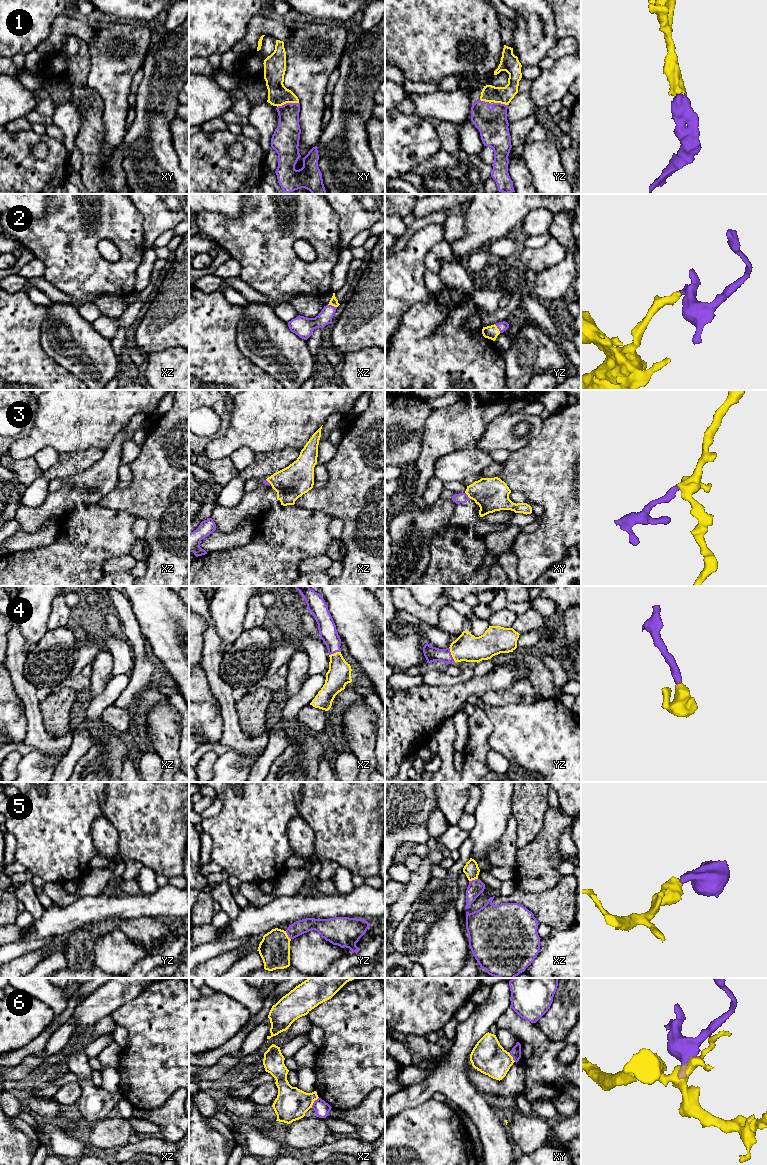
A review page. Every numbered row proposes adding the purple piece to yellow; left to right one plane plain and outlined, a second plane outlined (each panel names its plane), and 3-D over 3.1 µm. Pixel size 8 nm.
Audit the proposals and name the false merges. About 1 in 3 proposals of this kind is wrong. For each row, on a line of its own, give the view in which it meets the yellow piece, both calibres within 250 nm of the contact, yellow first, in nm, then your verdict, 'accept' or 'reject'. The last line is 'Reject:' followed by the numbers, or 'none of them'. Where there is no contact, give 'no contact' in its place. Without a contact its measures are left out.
1: contact in xy; calibres 170 and 200 nm; accept
2: contact in xz; calibres 60 and 120 nm; accept
3: contact in xy; calibres 280 and 80 nm; accept
4: contact in yz; calibres 220 and 120 nm; accept
5: contact in xz; calibres 120 and 120 nm; accept
6: contact in xz; calibres 260 and 120 nm; reject
Reject: 6

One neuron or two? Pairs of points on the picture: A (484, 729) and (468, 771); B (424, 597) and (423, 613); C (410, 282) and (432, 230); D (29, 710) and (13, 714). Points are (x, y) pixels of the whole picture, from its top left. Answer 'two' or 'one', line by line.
A: one
B: two
C: one
D: two

